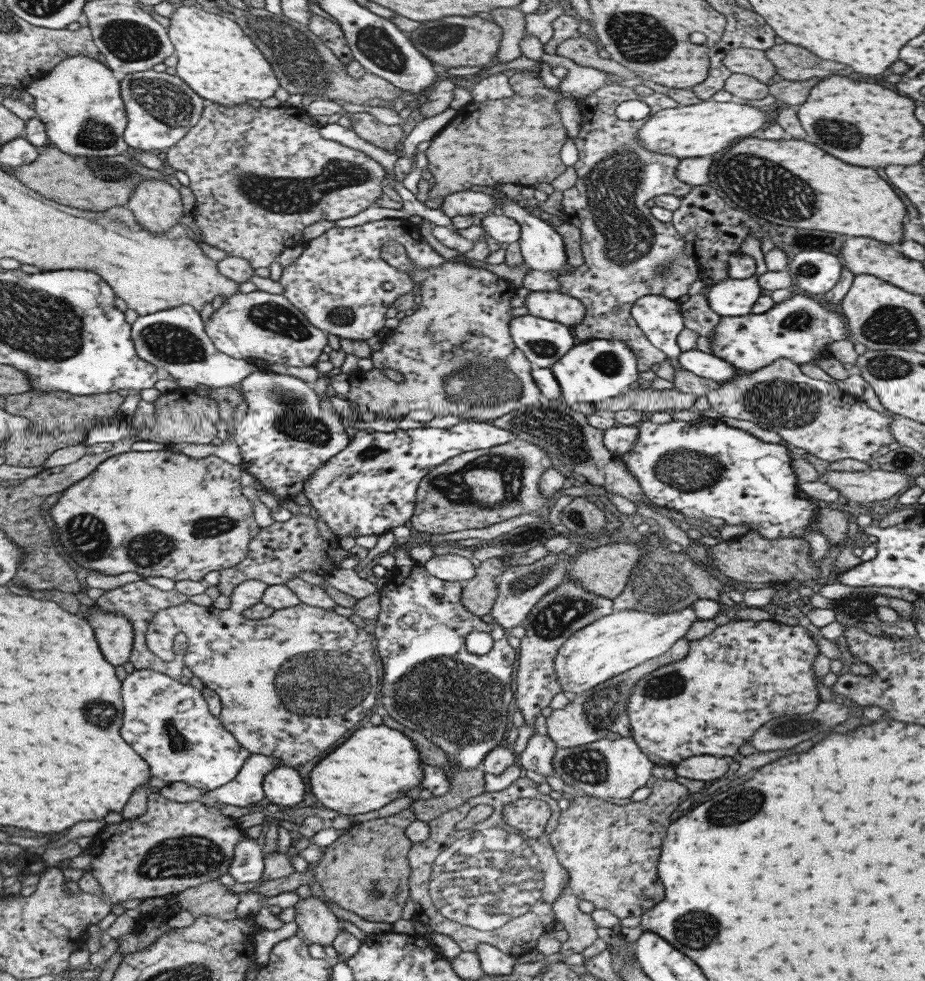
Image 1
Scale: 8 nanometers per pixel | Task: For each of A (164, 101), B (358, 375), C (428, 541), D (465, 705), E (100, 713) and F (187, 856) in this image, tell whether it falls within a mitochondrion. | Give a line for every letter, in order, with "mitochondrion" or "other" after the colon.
A: mitochondrion
B: other
C: other
D: mitochondrion
E: mitochondrion
F: mitochondrion

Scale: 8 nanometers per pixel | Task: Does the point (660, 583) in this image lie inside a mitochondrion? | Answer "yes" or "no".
yes

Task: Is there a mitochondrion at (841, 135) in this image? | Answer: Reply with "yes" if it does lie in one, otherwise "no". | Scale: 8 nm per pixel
yes

